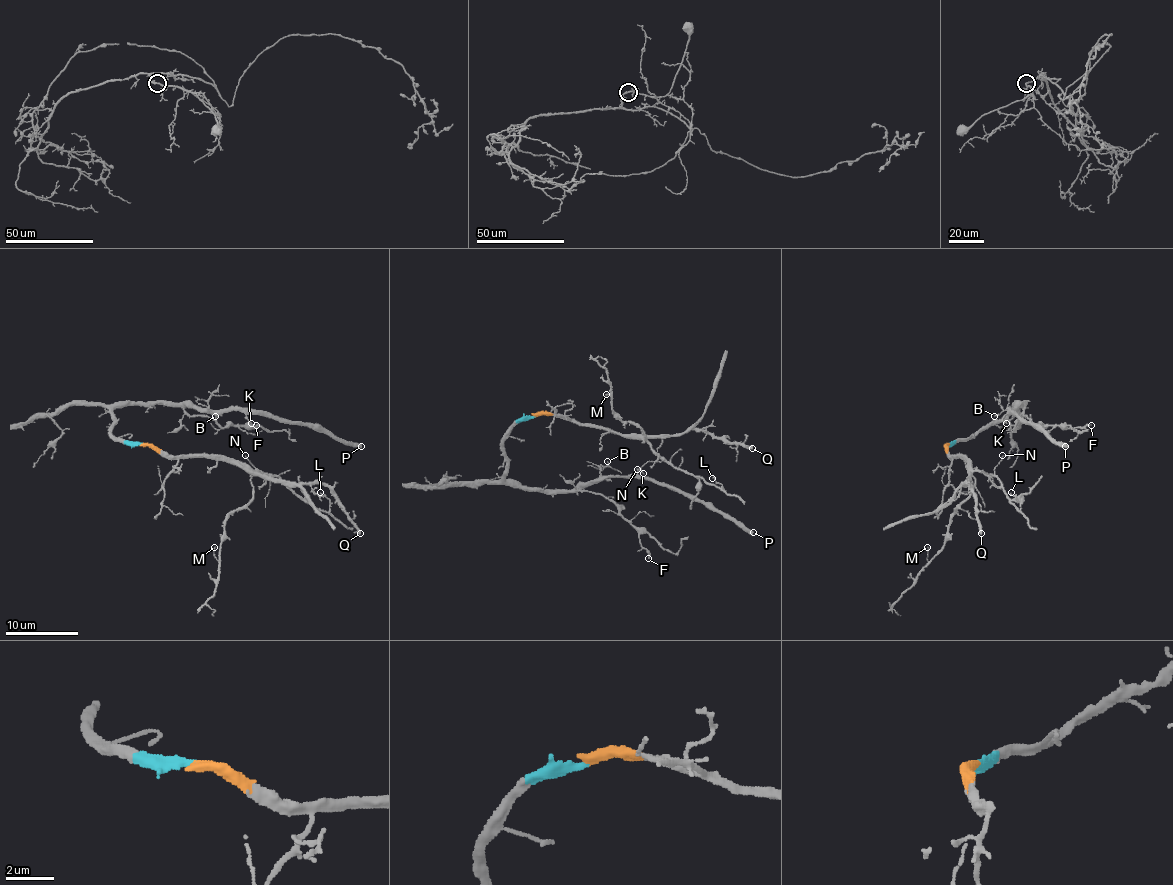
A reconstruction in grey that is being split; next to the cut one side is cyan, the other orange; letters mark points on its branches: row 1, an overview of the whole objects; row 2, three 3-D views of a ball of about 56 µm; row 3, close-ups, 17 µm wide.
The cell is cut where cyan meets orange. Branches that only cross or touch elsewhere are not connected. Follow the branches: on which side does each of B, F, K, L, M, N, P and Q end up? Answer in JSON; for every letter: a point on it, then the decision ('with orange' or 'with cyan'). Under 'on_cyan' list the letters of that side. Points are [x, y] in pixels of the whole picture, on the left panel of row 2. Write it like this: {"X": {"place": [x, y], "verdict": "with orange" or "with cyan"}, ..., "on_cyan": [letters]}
{"B": {"place": [215, 416], "verdict": "with cyan"}, "F": {"place": [256, 425], "verdict": "with cyan"}, "K": {"place": [251, 423], "verdict": "with cyan"}, "L": {"place": [320, 492], "verdict": "with orange"}, "M": {"place": [214, 547], "verdict": "with orange"}, "N": {"place": [245, 455], "verdict": "with orange"}, "P": {"place": [361, 446], "verdict": "with cyan"}, "Q": {"place": [360, 533], "verdict": "with orange"}, "on_cyan": ["B", "F", "K", "P"]}

